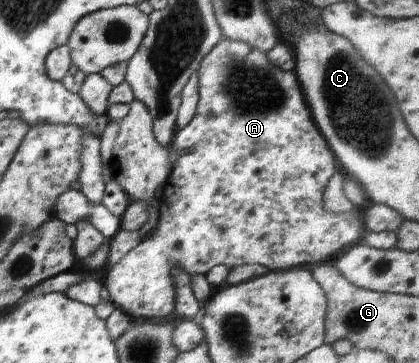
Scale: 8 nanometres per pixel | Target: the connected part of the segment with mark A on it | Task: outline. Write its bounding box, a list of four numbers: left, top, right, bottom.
[106,38,364,322]

